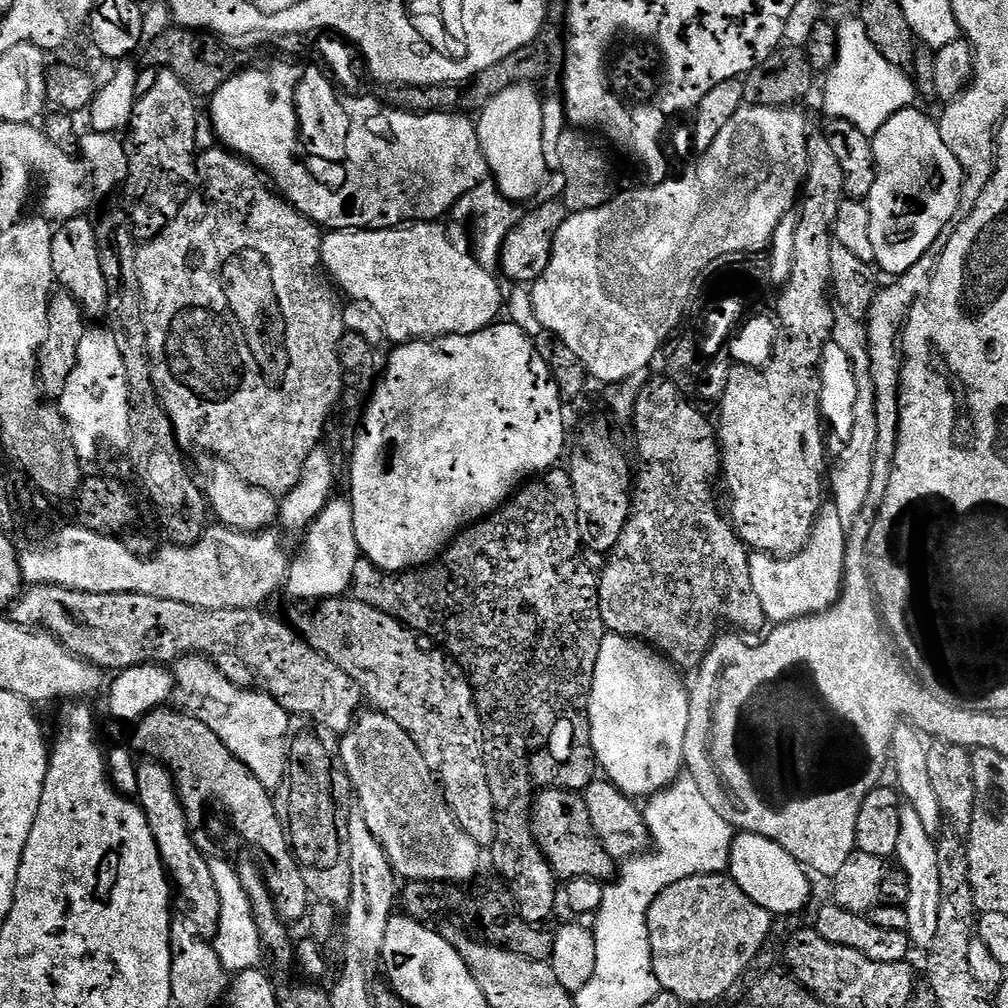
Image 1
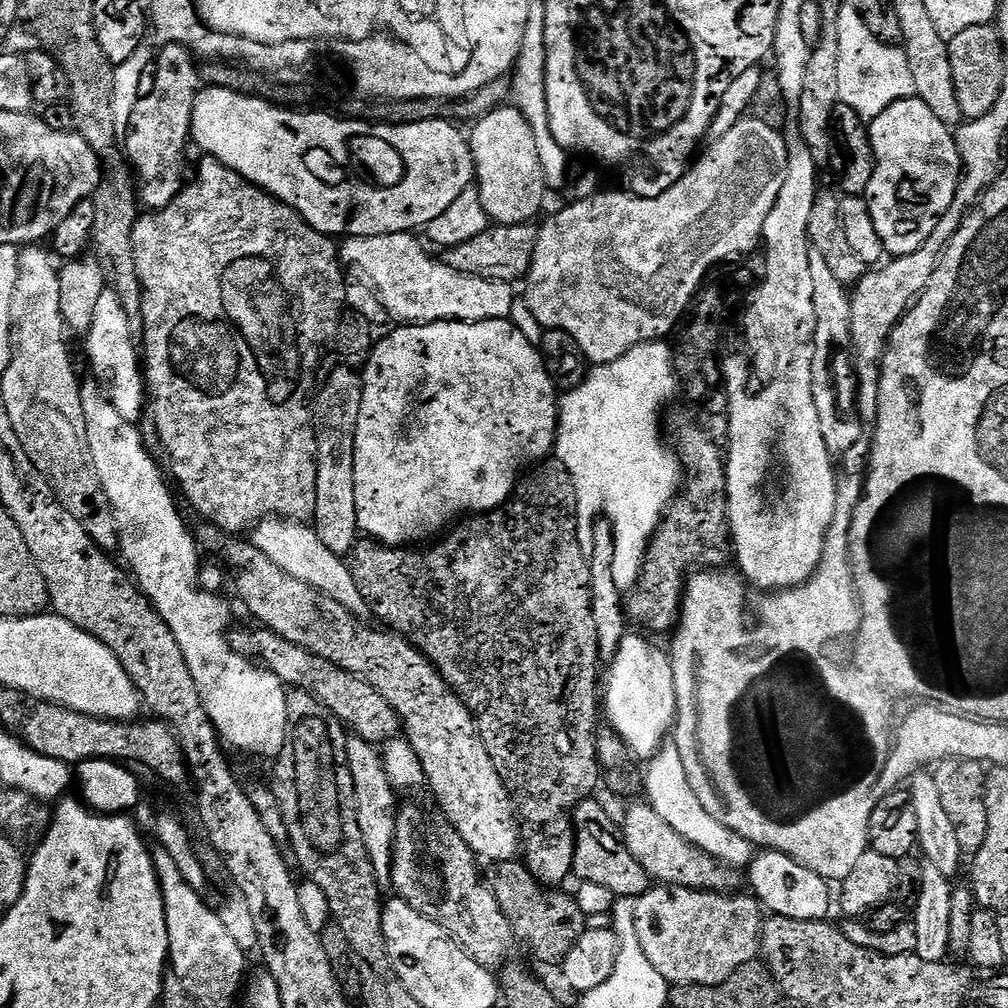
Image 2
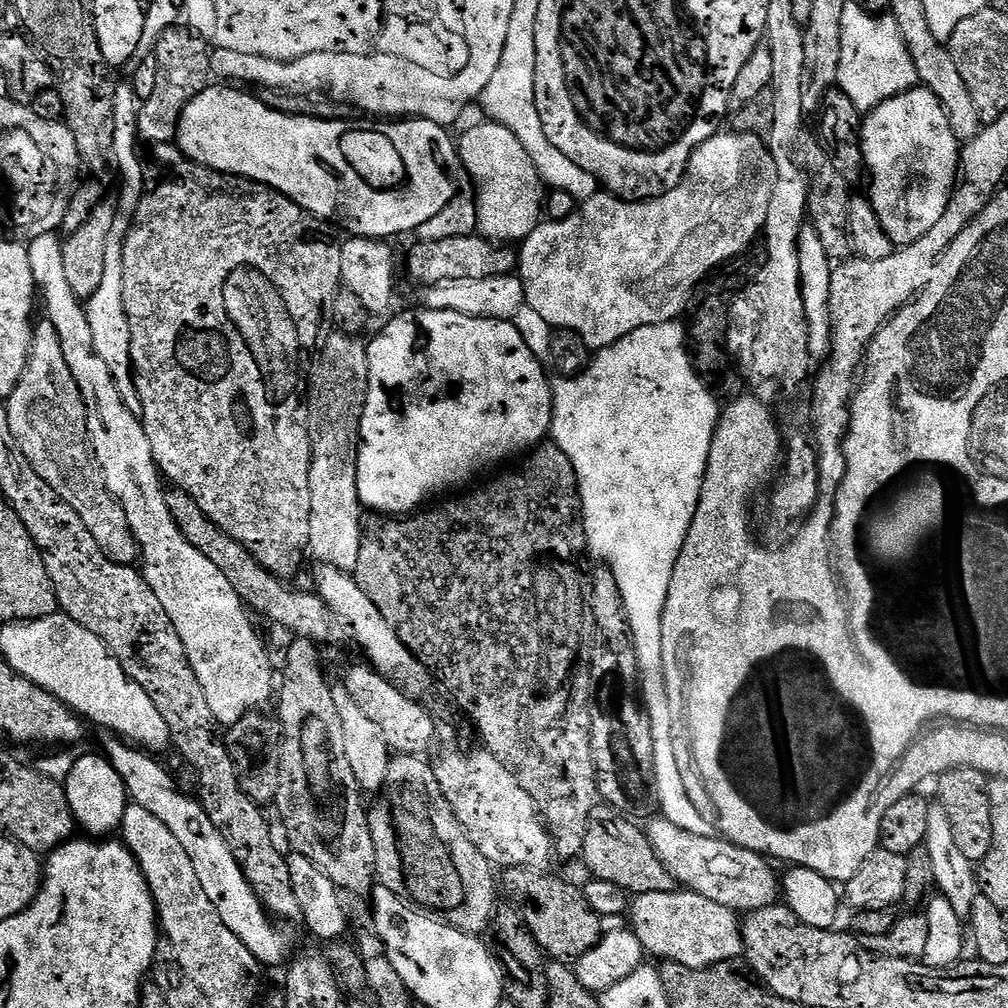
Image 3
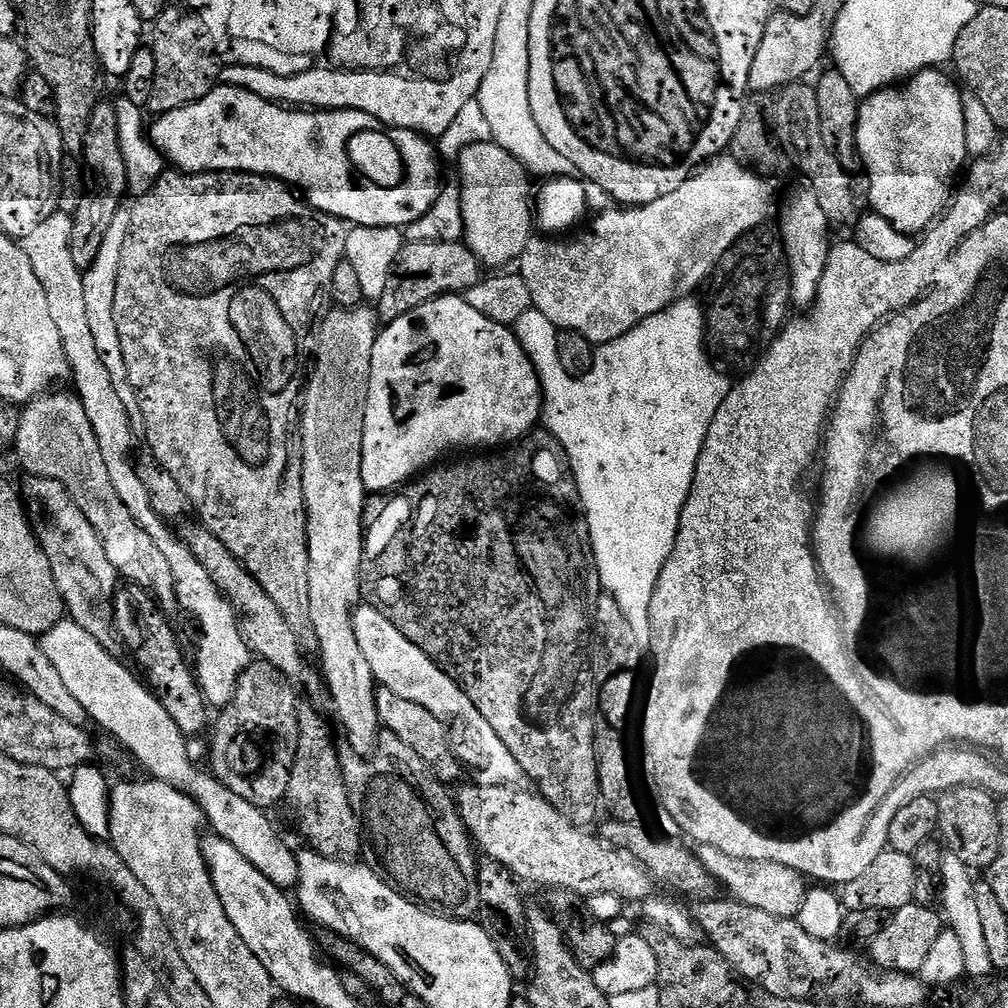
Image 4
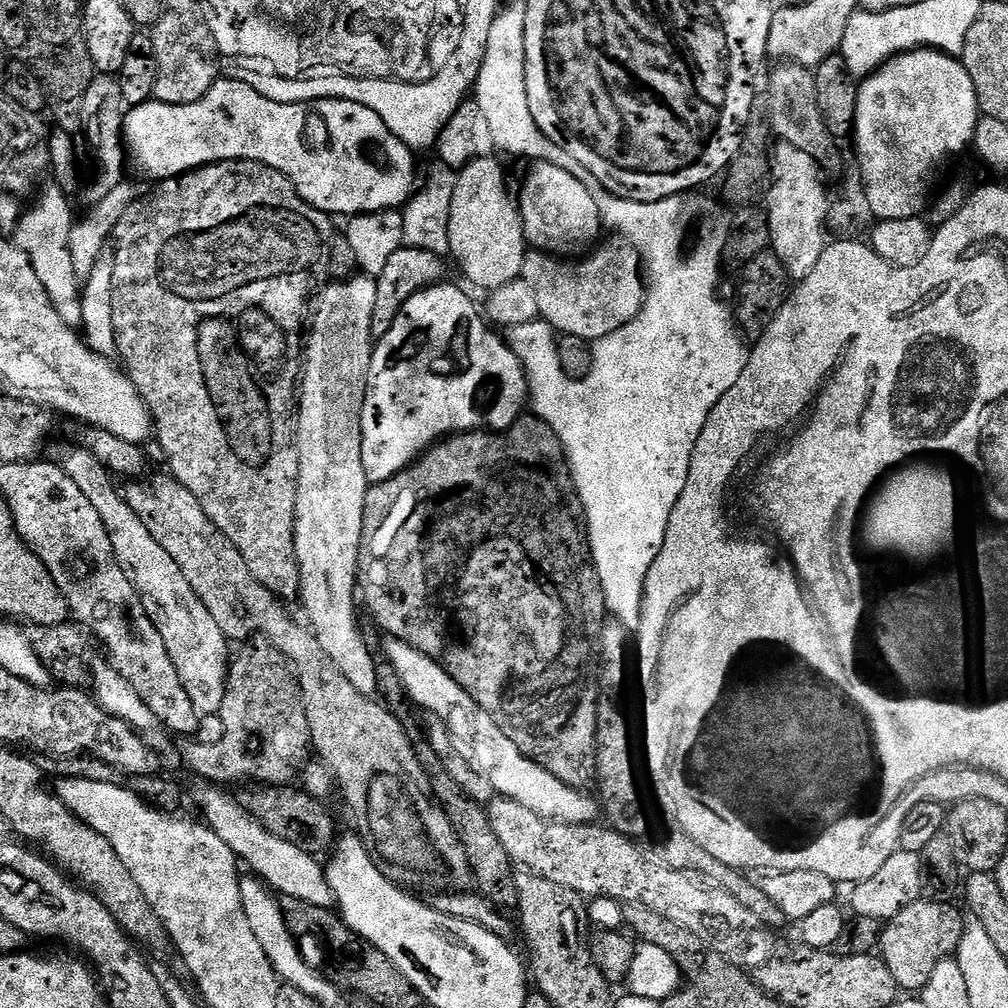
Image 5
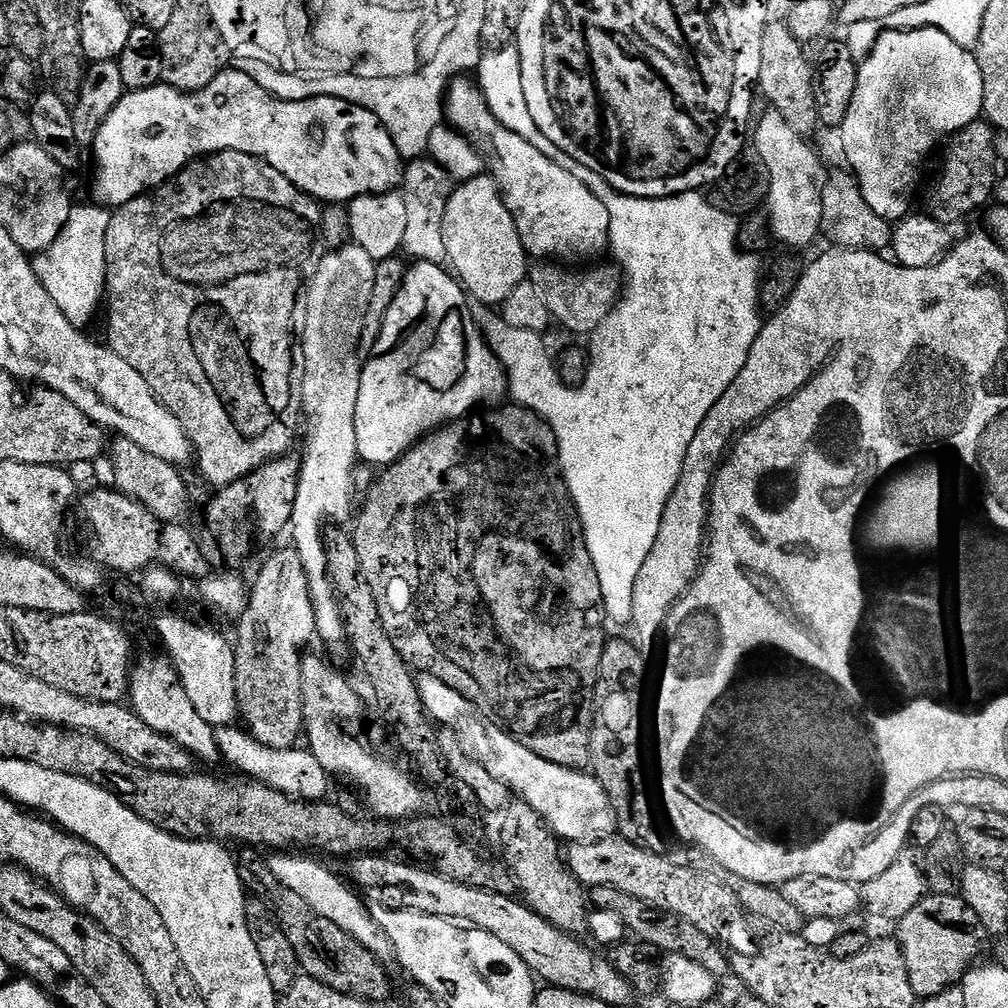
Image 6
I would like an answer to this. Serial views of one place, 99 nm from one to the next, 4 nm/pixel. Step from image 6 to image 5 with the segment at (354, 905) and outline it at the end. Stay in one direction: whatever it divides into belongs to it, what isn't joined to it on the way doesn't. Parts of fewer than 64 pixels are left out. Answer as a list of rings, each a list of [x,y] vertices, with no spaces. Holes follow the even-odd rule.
[[[196,782],[192,788],[192,800],[204,811],[203,823],[230,846],[230,850],[236,856],[237,861],[249,864],[255,875],[263,880],[273,893],[280,896],[298,898],[302,902],[310,902],[310,906],[322,906],[332,908],[334,901],[332,891],[328,885],[328,873],[325,865],[320,864],[315,855],[306,850],[298,850],[298,846],[290,846],[290,842],[282,842],[270,830],[266,830],[263,824],[240,805],[235,799],[227,796],[223,787],[207,782]]]

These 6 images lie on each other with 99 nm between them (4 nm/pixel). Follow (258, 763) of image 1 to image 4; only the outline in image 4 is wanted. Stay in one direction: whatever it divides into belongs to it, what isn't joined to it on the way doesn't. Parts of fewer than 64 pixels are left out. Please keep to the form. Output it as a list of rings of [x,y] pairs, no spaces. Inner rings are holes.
[[[53,214],[27,229],[28,237],[22,240],[22,247],[26,258],[30,258],[30,266],[34,266],[34,274],[38,274],[38,282],[42,282],[42,290],[46,290],[50,319],[58,330],[58,338],[62,340],[70,380],[76,383],[75,395],[80,397],[86,418],[90,418],[90,426],[102,450],[102,462],[106,462],[106,470],[110,470],[110,482],[114,482],[114,490],[118,490],[118,498],[122,498],[122,506],[130,510],[134,522],[138,522],[138,526],[142,526],[142,530],[150,534],[158,550],[162,550],[162,555],[170,566],[174,600],[196,619],[197,626],[204,631],[204,637],[196,644],[194,671],[204,699],[213,709],[219,710],[232,701],[238,678],[248,669],[250,653],[240,633],[240,624],[236,621],[236,611],[232,604],[220,593],[218,586],[214,586],[214,578],[210,578],[210,574],[202,570],[202,564],[194,558],[194,554],[190,554],[183,539],[177,533],[175,536],[168,529],[171,527],[156,513],[150,502],[150,494],[146,494],[146,486],[138,478],[134,451],[132,452],[132,420],[128,417],[128,408],[124,405],[103,358],[100,357],[101,345],[96,343],[94,330],[90,330],[84,277],[82,270],[74,266],[74,260],[70,258],[71,229],[71,215]]]

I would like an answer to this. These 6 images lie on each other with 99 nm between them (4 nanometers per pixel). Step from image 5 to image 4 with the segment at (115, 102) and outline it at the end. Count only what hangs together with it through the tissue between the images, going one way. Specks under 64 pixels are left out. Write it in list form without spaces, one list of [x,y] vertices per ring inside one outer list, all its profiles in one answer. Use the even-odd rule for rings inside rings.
[[[98,102],[94,106],[88,119],[82,159],[88,163],[88,172],[92,175],[92,181],[90,179],[87,181],[86,191],[83,193],[76,212],[71,215],[72,229],[70,230],[69,250],[70,258],[74,260],[74,266],[86,270],[98,258],[98,254],[102,250],[102,238],[106,238],[106,230],[110,230],[110,226],[117,220],[119,212],[116,211],[120,208],[120,199],[128,192],[128,164],[124,161],[122,146],[118,146],[118,118],[116,117],[115,103]]]

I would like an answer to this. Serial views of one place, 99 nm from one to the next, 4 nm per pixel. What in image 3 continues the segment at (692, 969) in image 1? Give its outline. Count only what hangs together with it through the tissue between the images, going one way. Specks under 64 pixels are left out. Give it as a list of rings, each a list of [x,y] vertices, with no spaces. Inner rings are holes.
[[[677,890],[636,896],[630,904],[631,916],[631,931],[636,933],[645,953],[649,957],[657,956],[660,962],[709,968],[735,961],[744,951],[741,917],[726,906],[718,906],[718,902],[710,902],[710,898],[702,898],[697,892]]]

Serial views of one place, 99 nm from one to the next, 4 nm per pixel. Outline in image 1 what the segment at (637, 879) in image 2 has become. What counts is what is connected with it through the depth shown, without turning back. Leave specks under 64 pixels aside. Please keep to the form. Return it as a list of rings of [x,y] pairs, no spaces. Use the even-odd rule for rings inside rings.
[[[548,786],[537,791],[532,802],[532,832],[536,835],[540,853],[561,881],[573,880],[575,876],[589,876],[601,882],[608,882],[617,875],[617,861],[612,859],[596,836],[594,826],[590,822],[590,810],[586,810],[586,802],[579,791],[569,790],[564,786]]]

